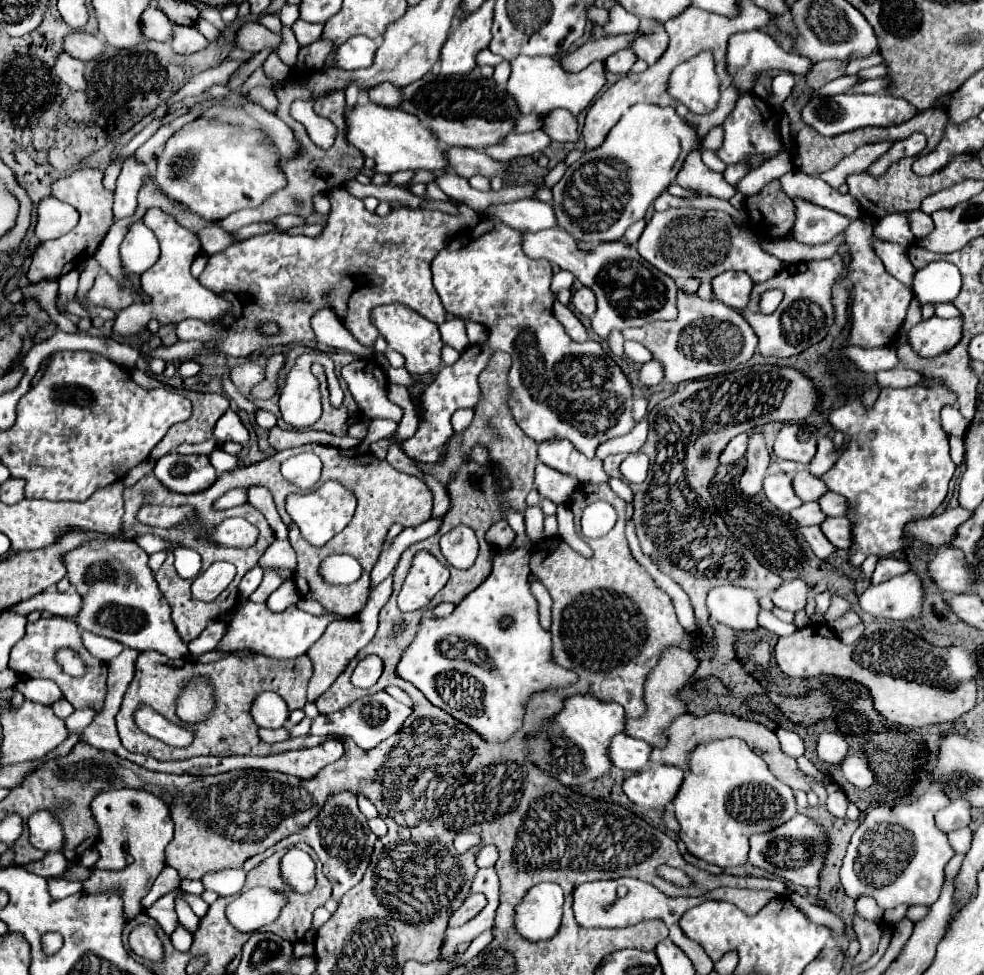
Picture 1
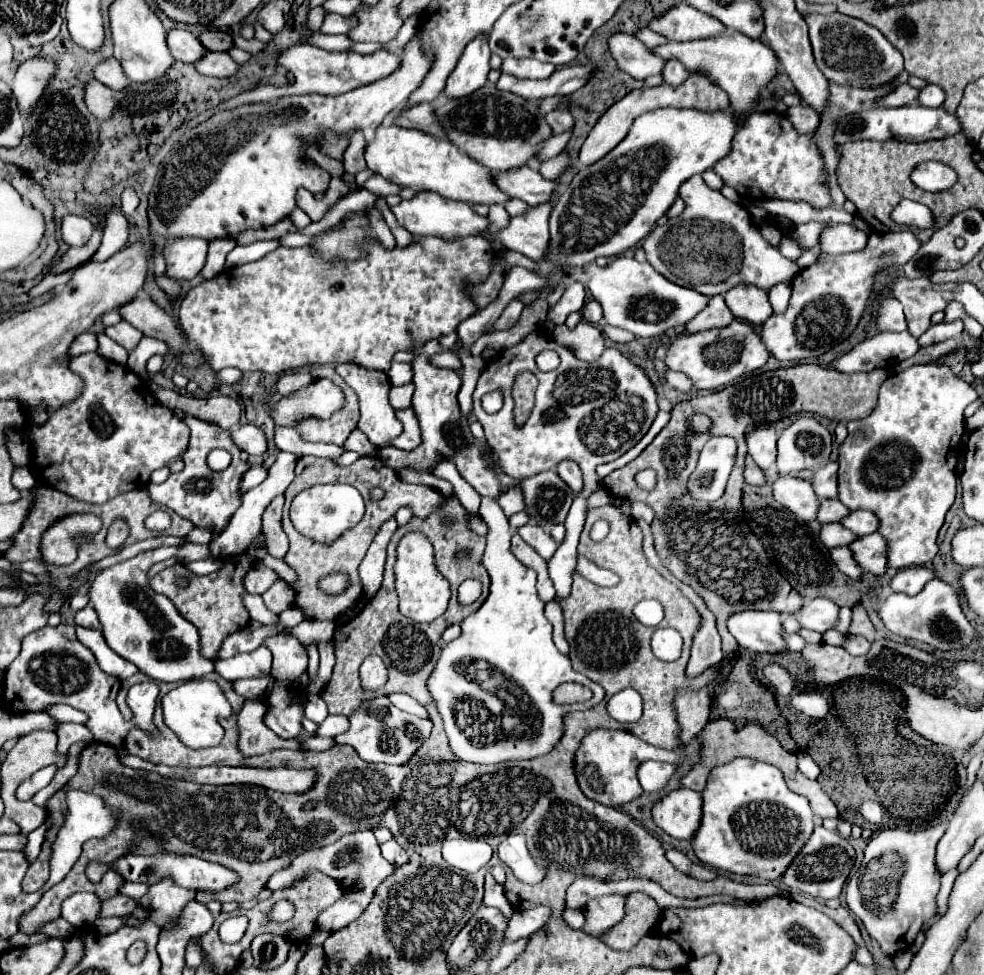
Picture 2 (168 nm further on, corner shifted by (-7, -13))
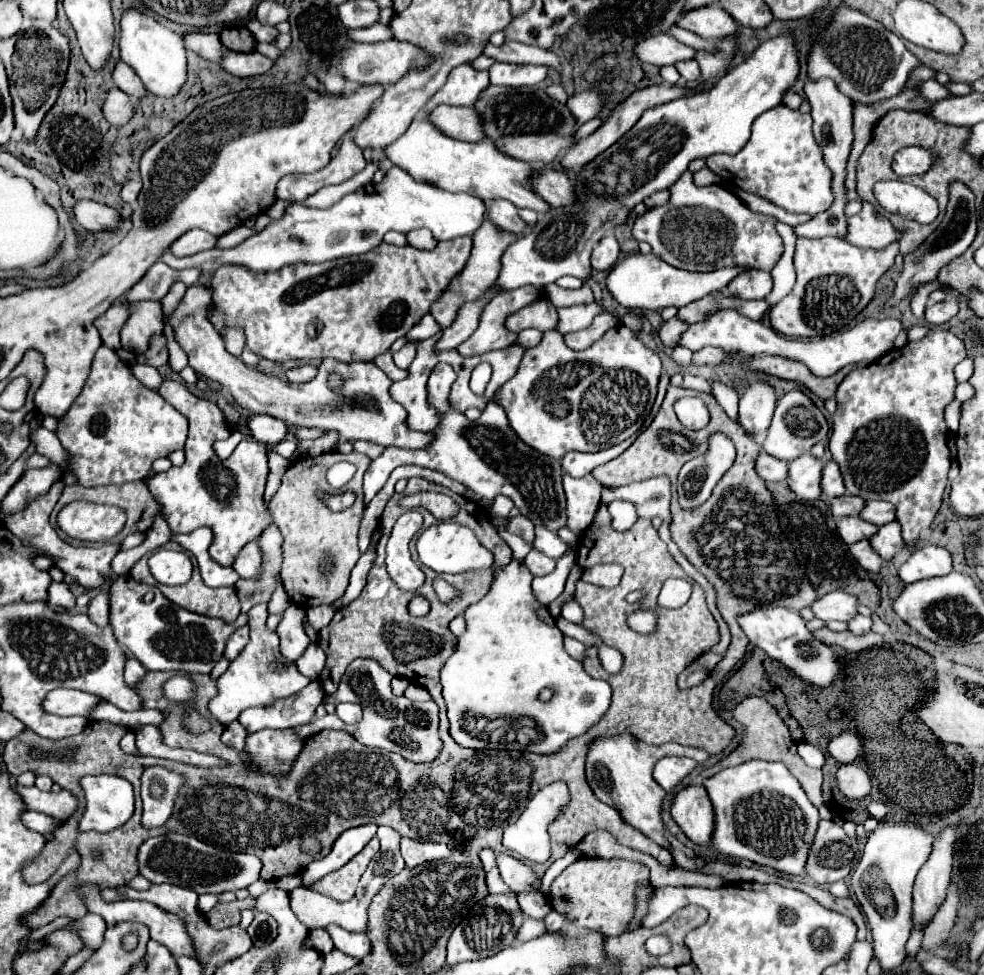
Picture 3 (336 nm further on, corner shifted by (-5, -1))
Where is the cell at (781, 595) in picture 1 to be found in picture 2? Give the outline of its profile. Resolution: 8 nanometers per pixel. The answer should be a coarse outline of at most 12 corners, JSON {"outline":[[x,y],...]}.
{"outline":[[815,598],[799,612],[803,628],[827,632],[837,624],[839,606]]}

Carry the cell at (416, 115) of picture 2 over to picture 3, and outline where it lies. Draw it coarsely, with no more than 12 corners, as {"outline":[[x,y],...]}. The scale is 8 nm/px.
{"outline":[[437,106],[423,116],[449,138],[483,140],[471,106]]}

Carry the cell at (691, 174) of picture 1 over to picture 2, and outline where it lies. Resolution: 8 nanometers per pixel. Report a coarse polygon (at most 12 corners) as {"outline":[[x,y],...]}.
{"outline":[[683,182],[643,240],[671,282],[715,296],[799,272],[745,206]]}

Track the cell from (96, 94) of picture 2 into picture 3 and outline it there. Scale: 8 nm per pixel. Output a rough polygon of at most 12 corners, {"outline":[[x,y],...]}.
{"outline":[[107,90],[103,116],[113,126],[133,116],[133,98]]}

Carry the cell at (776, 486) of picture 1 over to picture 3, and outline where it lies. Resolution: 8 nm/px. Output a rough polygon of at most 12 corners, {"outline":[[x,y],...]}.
{"outline":[[811,454],[789,462],[787,486],[799,498],[821,496],[823,462]]}

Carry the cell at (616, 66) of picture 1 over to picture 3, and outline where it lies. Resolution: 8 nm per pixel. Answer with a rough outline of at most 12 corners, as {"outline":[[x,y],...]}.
{"outline":[[669,34],[635,44],[635,56],[653,66],[689,60],[695,50]]}

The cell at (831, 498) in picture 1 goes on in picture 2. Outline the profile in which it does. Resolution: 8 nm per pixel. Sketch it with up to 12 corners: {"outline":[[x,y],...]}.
{"outline":[[855,510],[841,524],[857,536],[879,530],[871,510]]}

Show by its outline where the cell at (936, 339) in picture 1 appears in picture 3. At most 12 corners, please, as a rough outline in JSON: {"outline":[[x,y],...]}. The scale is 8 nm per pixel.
{"outline":[[943,300],[925,310],[925,322],[941,326],[959,312],[957,300]]}

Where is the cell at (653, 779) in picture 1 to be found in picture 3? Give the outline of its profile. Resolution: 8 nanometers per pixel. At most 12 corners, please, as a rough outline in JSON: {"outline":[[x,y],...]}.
{"outline":[[685,786],[671,816],[689,840],[709,846],[713,806],[703,786]]}

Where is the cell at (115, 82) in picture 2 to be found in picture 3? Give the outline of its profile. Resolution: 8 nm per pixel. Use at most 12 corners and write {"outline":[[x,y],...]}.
{"outline":[[123,60],[113,68],[117,88],[133,98],[147,92],[141,78]]}

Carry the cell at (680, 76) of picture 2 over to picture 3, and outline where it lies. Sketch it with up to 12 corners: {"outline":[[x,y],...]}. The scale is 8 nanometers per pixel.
{"outline":[[695,60],[677,62],[675,68],[685,82],[699,76]]}

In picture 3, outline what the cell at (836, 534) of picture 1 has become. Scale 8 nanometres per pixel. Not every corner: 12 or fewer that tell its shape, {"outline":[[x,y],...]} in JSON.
{"outline":[[897,522],[879,526],[869,538],[871,548],[891,560],[903,548]]}

